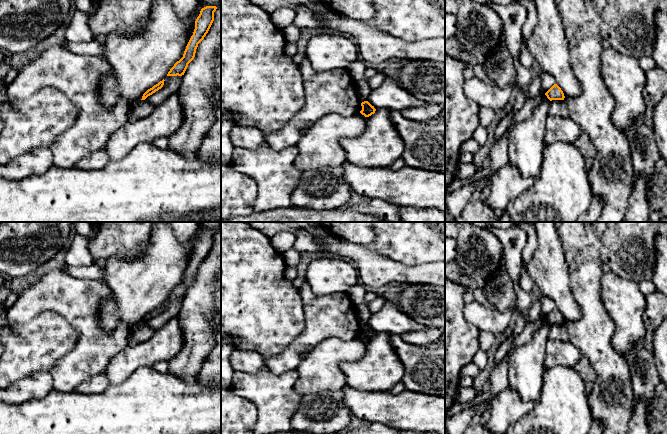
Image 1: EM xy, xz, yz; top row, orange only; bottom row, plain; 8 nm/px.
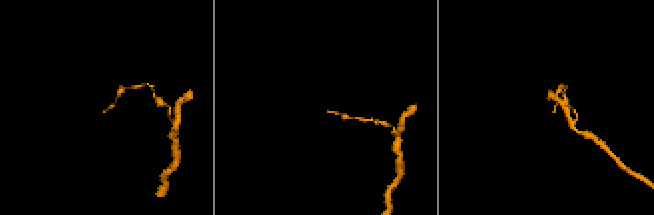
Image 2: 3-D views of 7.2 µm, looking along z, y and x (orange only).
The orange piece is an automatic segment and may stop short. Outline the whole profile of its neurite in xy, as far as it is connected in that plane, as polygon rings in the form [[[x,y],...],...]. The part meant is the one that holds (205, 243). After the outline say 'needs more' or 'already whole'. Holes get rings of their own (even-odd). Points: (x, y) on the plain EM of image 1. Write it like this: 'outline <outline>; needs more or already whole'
outline [[[206,230],[201,233],[200,238],[195,245],[193,259],[186,270],[183,281],[174,288],[167,300],[184,299],[188,288],[195,281],[198,268],[204,263],[214,245],[214,236],[216,233],[216,230]]]; already whole

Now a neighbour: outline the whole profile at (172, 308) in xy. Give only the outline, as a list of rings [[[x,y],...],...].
[[[166,300],[164,309],[161,313],[148,320],[144,325],[148,326],[155,332],[161,329],[172,318],[177,317],[182,308],[182,300]]]

